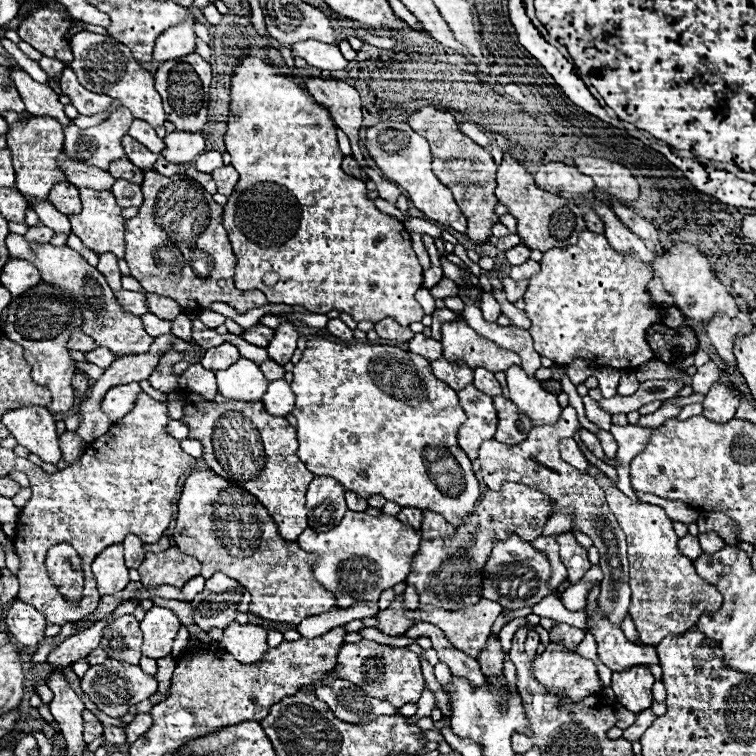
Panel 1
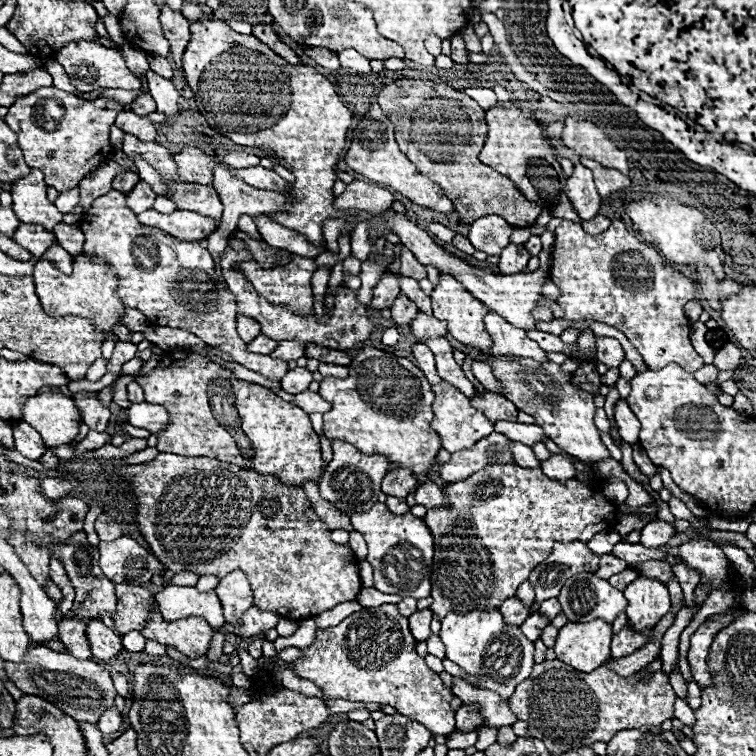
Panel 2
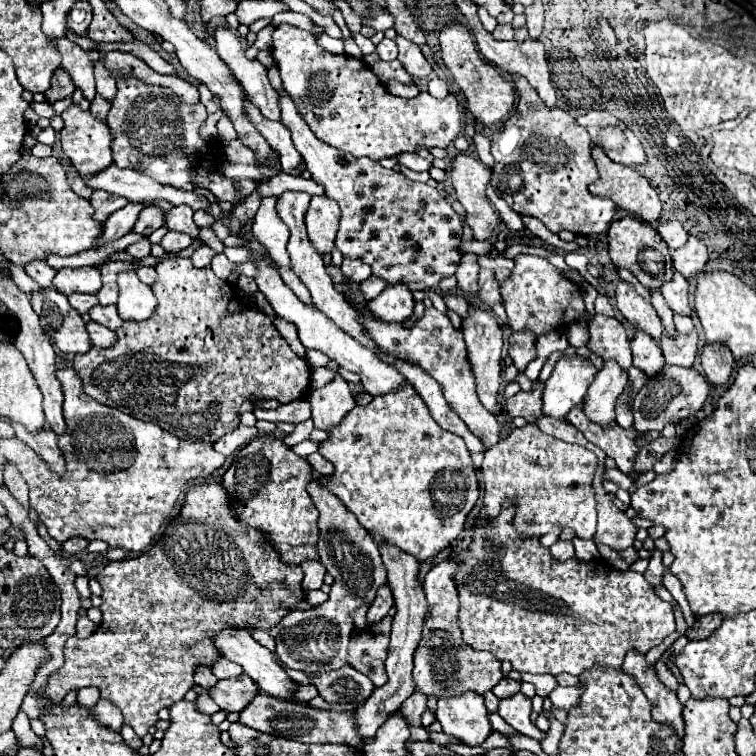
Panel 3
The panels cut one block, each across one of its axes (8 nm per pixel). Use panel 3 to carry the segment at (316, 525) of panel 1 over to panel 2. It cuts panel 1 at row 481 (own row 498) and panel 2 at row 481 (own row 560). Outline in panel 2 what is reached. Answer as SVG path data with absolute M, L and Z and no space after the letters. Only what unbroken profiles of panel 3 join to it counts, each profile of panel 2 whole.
M334 440L332 450L334 460L328 464L328 468L320 478L320 494L324 496L324 500L332 502L344 514L364 512L372 508L372 504L378 502L380 484L386 472L390 470L390 460L386 456L364 456L358 448L342 440Z

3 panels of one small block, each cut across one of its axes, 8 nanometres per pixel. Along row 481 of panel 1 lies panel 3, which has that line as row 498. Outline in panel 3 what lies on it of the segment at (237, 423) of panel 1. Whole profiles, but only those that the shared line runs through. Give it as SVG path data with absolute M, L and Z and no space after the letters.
M260 436L244 446L222 476L226 492L232 492L246 504L246 508L234 508L236 520L242 526L266 532L262 536L274 546L280 560L294 566L300 566L304 560L318 560L318 510L312 506L312 498L308 498L308 482L312 482L312 466L274 436Z

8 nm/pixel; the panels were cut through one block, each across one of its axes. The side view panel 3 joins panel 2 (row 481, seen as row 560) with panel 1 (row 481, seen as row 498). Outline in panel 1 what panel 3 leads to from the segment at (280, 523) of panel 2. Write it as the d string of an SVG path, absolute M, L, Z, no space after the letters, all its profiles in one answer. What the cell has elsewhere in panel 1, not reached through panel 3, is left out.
M194 470L184 482L178 500L178 514L172 542L180 552L194 556L202 562L204 578L212 578L214 572L226 572L228 576L244 584L252 596L250 614L258 618L282 624L298 624L302 618L318 616L336 608L336 596L314 578L314 562L318 556L312 552L304 552L298 546L298 542L284 540L280 536L276 522L272 520L268 510L258 502L256 496L252 496L238 484L228 482L222 476L216 476L210 470Z

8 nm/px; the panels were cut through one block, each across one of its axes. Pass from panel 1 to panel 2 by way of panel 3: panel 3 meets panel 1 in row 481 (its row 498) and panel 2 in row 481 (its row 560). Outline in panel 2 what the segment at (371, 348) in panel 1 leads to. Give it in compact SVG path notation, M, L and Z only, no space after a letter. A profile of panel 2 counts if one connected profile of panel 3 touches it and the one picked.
M364 346L358 350L354 360L348 366L350 374L346 380L338 378L326 378L320 382L320 396L328 402L332 402L332 412L324 414L324 436L328 440L344 440L354 444L364 454L384 454L390 458L392 464L400 468L412 468L418 484L428 480L428 470L436 462L436 454L442 448L442 442L438 434L430 428L432 422L432 402L434 394L430 390L430 384L426 376L420 372L418 366L414 366L406 358L392 356L384 350Z

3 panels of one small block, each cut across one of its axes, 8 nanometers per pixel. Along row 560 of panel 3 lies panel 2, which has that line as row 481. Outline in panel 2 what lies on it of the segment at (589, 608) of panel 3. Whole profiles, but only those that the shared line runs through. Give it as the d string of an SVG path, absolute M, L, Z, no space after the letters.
M510 462L510 464L488 464L486 468L482 468L480 472L472 474L470 478L444 486L442 492L444 492L444 506L428 510L426 516L424 516L424 522L426 522L428 530L434 534L434 568L432 568L432 598L434 598L434 604L430 606L430 610L434 614L438 614L440 618L444 618L448 612L466 614L466 612L470 612L474 608L496 608L496 606L500 606L506 598L516 596L518 586L522 582L526 582L530 572L532 572L532 568L536 568L536 564L540 564L540 560L544 560L544 556L548 556L548 552L552 552L554 542L562 542L562 544L570 544L572 540L588 542L596 532L608 530L604 526L612 526L618 520L618 506L612 504L612 500L600 496L600 480L596 480L596 476L588 484L580 482L576 478L570 478L570 480L566 480L562 484L558 480L546 478L540 468L522 468L516 462Z

